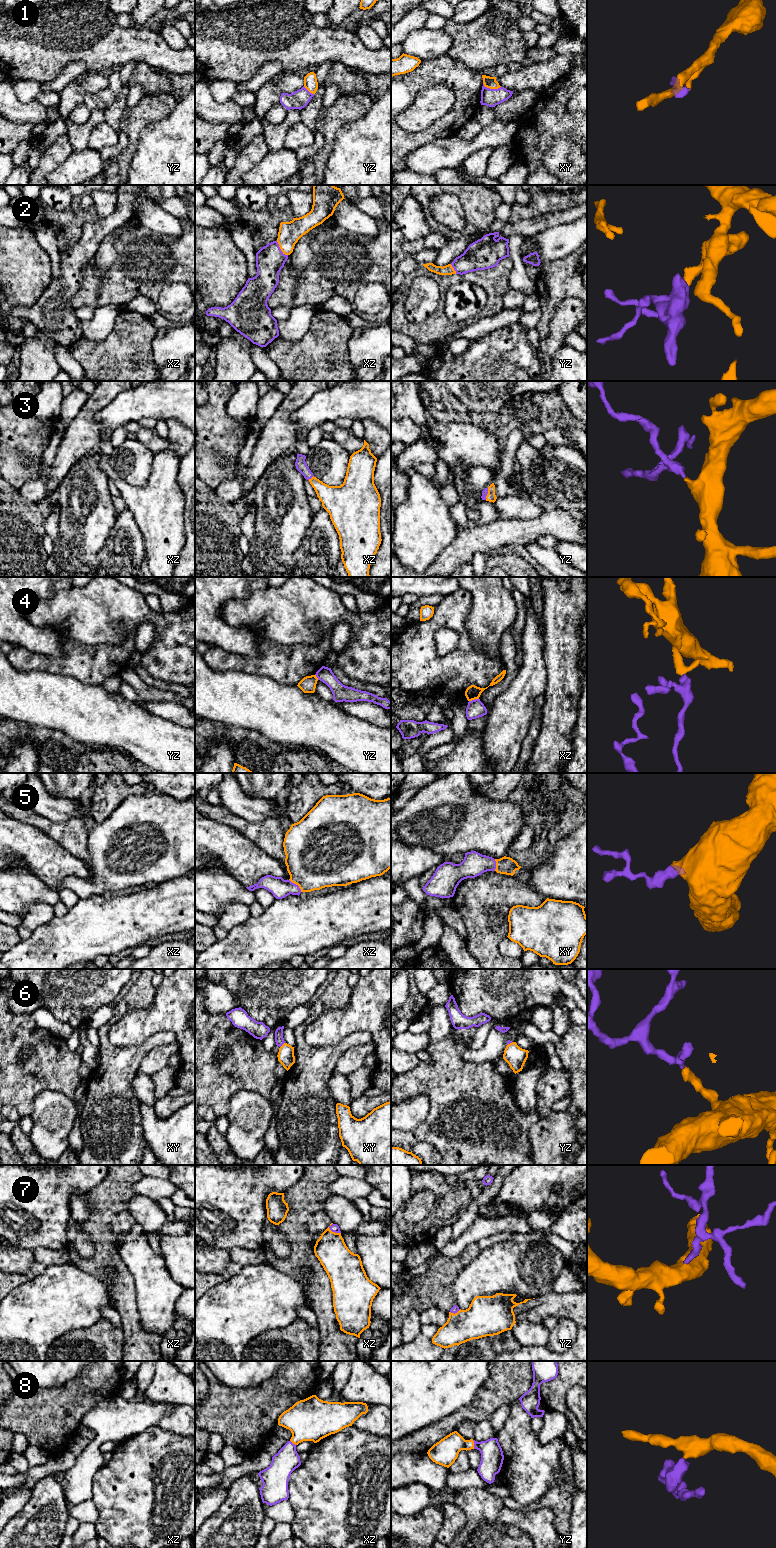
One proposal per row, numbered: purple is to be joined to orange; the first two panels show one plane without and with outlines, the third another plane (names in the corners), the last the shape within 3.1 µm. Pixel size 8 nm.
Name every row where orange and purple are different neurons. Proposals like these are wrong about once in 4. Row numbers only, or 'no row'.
4

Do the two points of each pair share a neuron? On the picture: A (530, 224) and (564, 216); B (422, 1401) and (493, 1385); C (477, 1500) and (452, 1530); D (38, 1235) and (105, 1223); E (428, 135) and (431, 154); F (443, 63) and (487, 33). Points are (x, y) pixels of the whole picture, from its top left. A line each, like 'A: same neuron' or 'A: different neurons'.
A: same neuron
B: different neurons
C: different neurons
D: different neurons
E: different neurons
F: different neurons

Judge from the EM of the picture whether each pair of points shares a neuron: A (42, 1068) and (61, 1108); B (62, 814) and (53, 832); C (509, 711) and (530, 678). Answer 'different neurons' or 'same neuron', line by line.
A: different neurons
B: different neurons
C: same neuron

